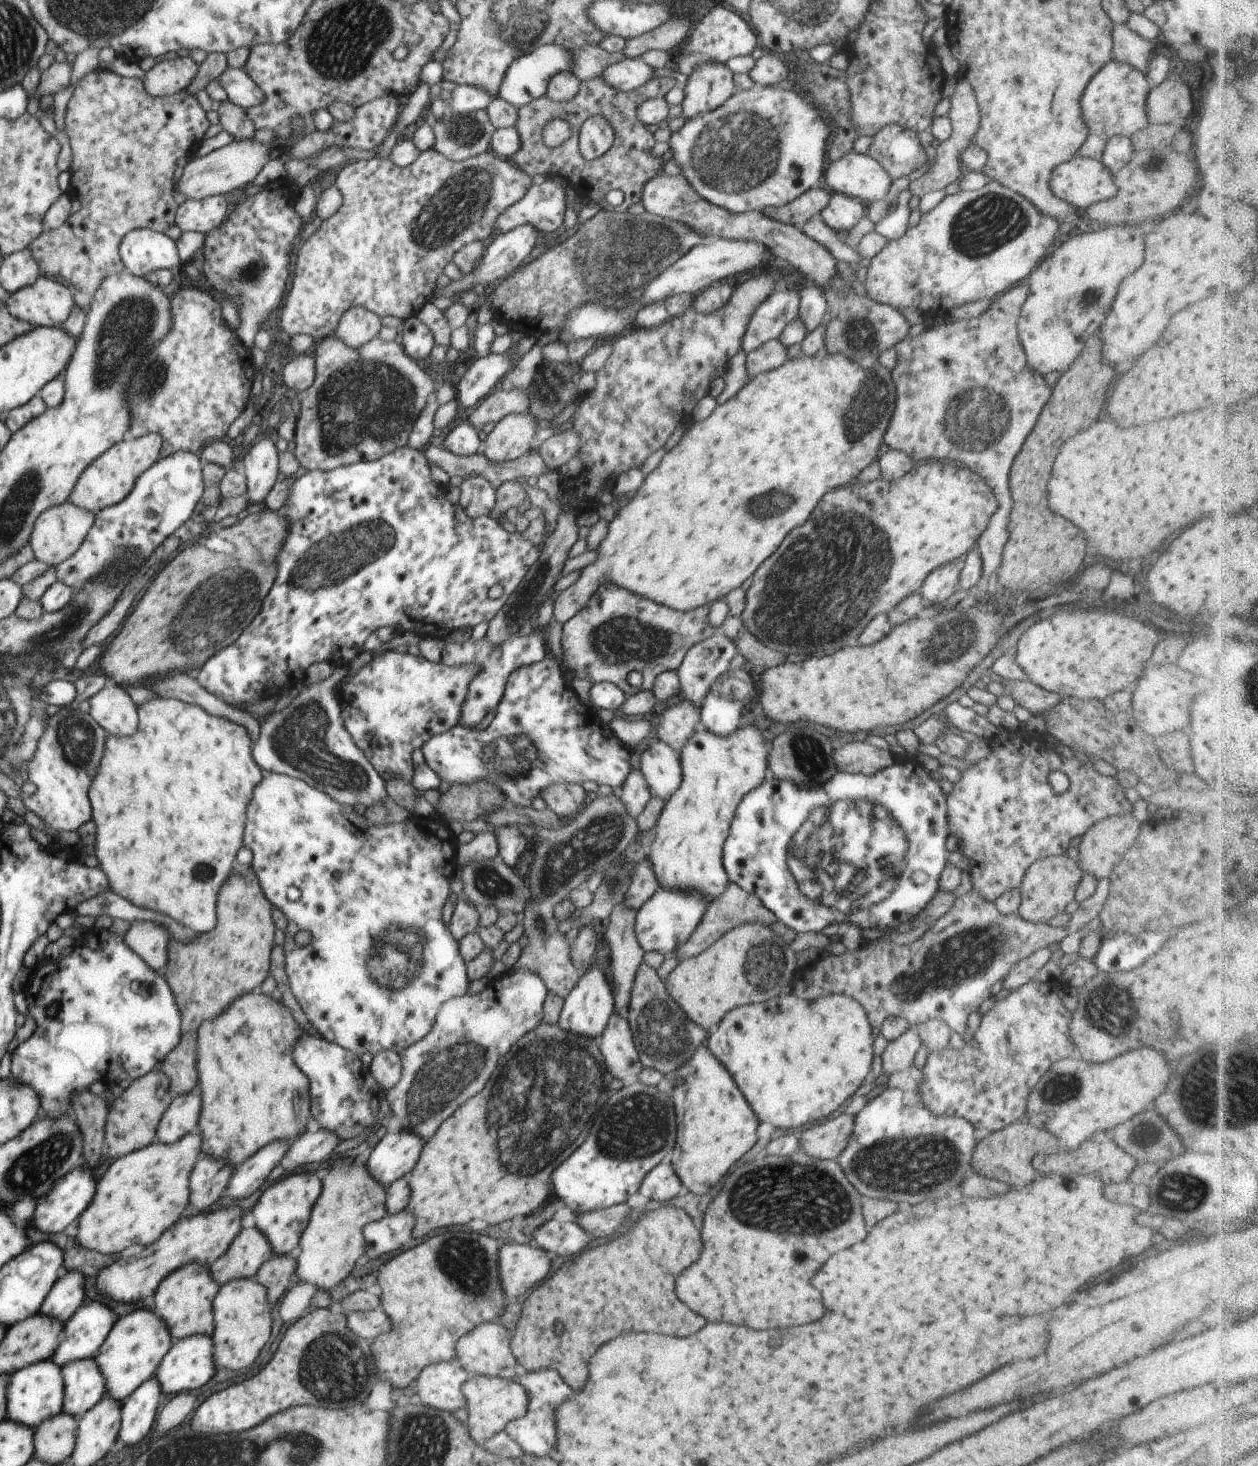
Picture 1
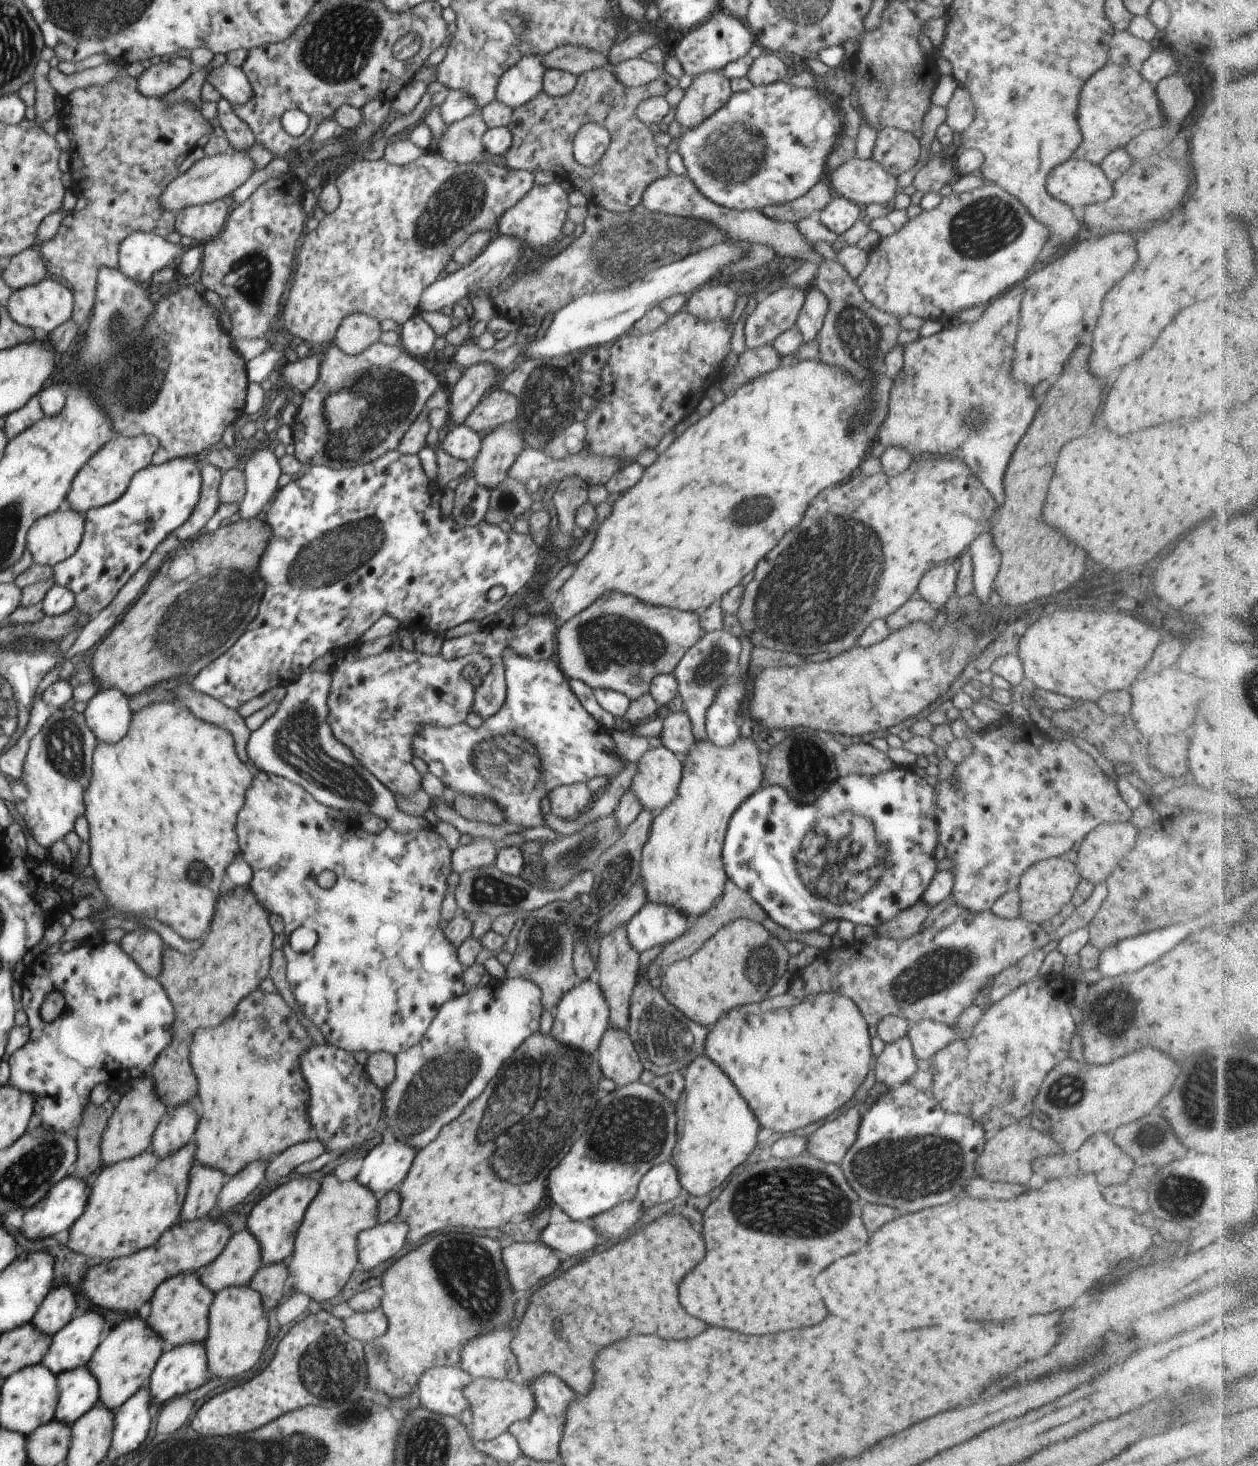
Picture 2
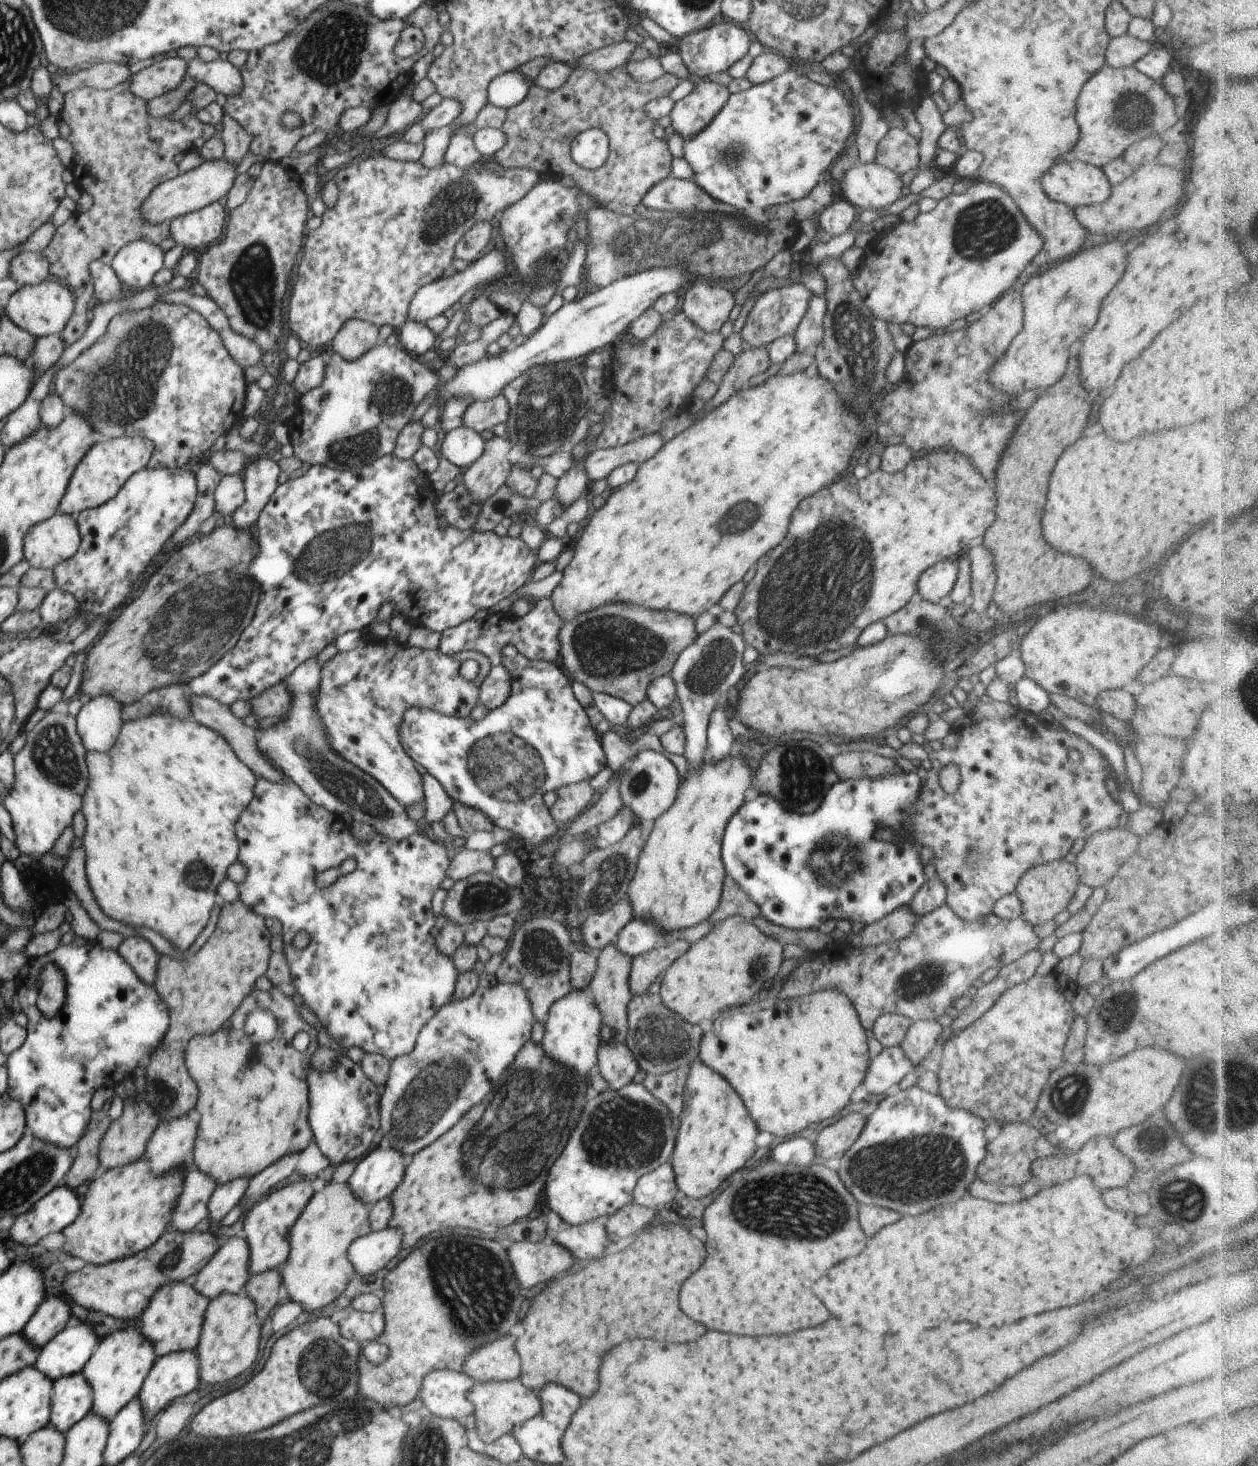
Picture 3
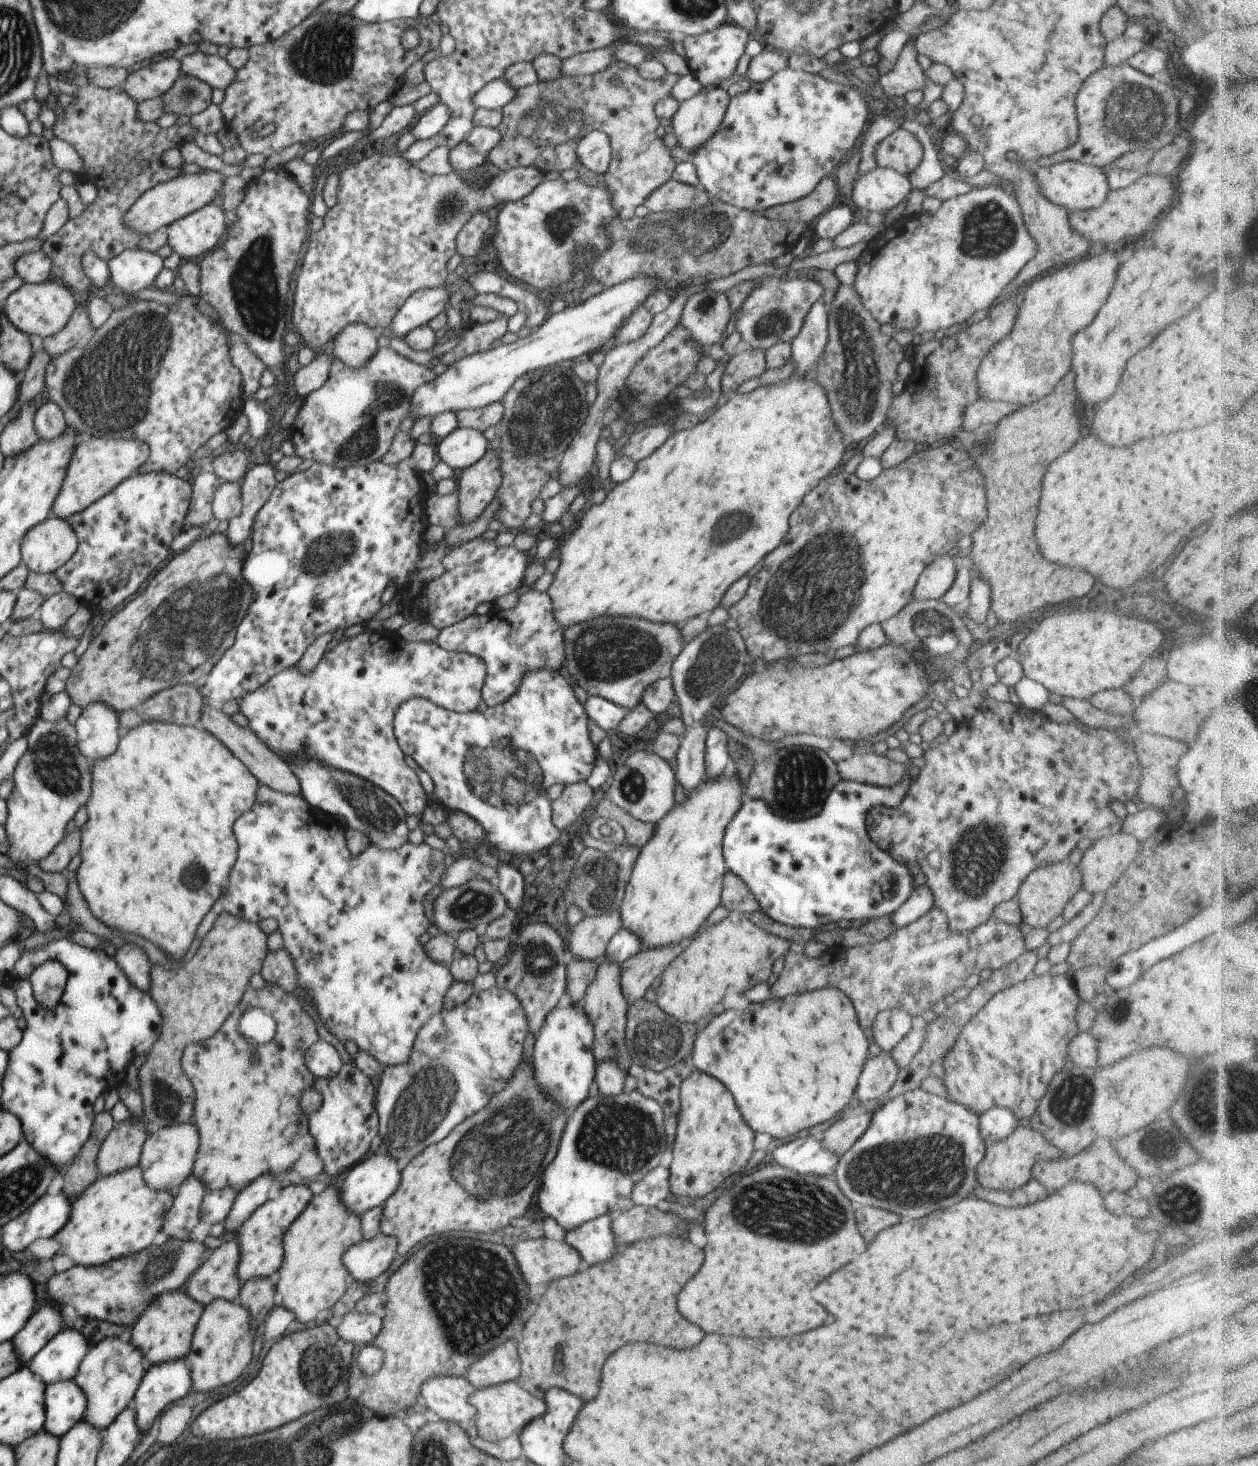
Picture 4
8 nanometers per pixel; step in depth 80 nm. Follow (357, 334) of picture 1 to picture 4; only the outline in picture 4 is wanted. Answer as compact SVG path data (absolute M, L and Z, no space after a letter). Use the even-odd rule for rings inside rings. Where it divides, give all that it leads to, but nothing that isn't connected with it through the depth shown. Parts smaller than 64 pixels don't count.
M364 323L349 324L333 340L333 356L350 368L360 368L379 349L374 329Z

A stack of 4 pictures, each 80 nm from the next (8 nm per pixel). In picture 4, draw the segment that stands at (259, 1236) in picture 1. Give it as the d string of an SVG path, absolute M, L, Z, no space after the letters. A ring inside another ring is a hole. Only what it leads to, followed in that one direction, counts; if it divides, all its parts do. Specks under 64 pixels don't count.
M237 1238L221 1244L183 1287L197 1303L206 1306L216 1299L237 1300L241 1289L237 1268L241 1248Z

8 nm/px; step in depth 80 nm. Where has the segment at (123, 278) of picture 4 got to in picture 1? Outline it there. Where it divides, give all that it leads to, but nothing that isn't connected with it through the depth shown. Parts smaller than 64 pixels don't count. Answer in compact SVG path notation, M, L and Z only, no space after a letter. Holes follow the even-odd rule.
M149 228L134 229L124 235L119 257L128 272L144 278L149 272L172 270L182 264L175 240Z

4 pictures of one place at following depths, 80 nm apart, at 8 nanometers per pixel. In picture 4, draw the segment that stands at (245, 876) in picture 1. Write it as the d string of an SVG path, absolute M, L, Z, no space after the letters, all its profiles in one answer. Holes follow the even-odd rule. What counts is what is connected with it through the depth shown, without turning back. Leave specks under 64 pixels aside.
M222 913L212 925L211 931L204 936L204 940L201 940L202 944L188 964L166 969L157 963L151 968L149 993L159 1006L163 1027L151 1052L139 1062L140 1088L137 1091L143 1098L144 1118L153 1129L190 1120L190 1116L194 1113L192 1108L196 1093L192 1081L188 1080L188 1075L183 1071L181 1064L183 1050L188 1044L198 1043L199 1040L214 1036L238 1006L243 994L249 988L250 978L262 970L264 959L268 954L266 938L267 934L260 928L259 923L230 913Z

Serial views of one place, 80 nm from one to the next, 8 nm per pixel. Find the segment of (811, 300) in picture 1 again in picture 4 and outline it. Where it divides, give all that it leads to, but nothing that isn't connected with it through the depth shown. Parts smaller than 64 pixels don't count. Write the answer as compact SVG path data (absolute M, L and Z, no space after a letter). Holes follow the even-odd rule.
M818 299L805 316L800 332L791 340L791 360L796 364L794 375L807 377L812 364L818 364L829 339L828 313L830 309Z

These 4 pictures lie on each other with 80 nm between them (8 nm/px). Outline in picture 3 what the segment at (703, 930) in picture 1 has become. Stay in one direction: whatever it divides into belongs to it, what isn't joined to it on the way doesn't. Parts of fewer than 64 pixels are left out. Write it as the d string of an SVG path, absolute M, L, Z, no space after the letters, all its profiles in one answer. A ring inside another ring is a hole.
M726 875L719 907L704 924L707 927L714 926L736 915L744 915L746 919L754 920L760 912L760 907L738 886L738 883ZM678 938L661 948L653 948L633 958L629 976L630 990L633 994L646 993L650 984L657 980L658 974L662 974L690 947L691 944L686 939Z

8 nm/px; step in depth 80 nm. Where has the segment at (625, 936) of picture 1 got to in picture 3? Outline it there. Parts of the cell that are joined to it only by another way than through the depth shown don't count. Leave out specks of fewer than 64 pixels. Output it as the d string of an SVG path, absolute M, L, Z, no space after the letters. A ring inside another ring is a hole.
M614 943L603 946L596 952L597 969L586 990L595 1000L601 1012L601 1042L618 1041L625 1042L627 1038L627 1008L632 1000L633 992L630 990L629 976L633 958L629 954L623 953Z

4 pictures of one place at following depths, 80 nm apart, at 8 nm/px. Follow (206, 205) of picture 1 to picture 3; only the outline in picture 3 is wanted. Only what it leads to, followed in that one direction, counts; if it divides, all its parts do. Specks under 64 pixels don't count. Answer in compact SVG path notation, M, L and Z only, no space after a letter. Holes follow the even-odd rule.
M214 201L204 208L177 216L172 220L171 236L177 244L185 246L185 252L202 252L211 246L212 242L220 240L227 214L227 208L219 201Z

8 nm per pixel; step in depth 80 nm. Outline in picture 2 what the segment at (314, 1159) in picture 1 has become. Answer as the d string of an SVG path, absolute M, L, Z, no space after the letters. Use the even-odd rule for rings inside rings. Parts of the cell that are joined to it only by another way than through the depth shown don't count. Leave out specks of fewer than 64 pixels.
M306 1139L304 1142L296 1143L274 1155L267 1166L265 1179L268 1182L276 1182L280 1178L290 1174L292 1170L302 1163L314 1160L324 1154L325 1144L320 1139Z

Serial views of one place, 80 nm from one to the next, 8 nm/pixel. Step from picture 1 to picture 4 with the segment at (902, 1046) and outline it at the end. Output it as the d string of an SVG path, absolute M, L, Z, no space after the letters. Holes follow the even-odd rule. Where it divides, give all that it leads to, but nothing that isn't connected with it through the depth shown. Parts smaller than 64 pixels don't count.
M886 1051L878 1056L870 1056L863 1066L856 1087L857 1103L864 1104L870 1100L881 1099L896 1082L901 1068L895 1058Z

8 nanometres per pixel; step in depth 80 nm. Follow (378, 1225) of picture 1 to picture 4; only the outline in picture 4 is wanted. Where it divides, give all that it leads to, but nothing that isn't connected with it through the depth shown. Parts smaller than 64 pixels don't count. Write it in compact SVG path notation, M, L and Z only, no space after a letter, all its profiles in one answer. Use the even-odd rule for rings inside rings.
M380 1232L374 1238L362 1239L348 1248L343 1254L343 1263L351 1274L352 1281L366 1284L388 1270L398 1255L397 1244L395 1236Z

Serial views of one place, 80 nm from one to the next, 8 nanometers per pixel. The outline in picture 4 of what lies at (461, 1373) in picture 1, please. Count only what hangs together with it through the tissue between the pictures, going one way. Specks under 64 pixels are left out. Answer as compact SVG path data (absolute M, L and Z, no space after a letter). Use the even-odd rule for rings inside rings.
M436 1376L427 1378L421 1386L420 1402L428 1409L438 1414L445 1421L454 1421L467 1425L475 1418L477 1408L469 1403L469 1396L475 1391L474 1386L465 1376Z

